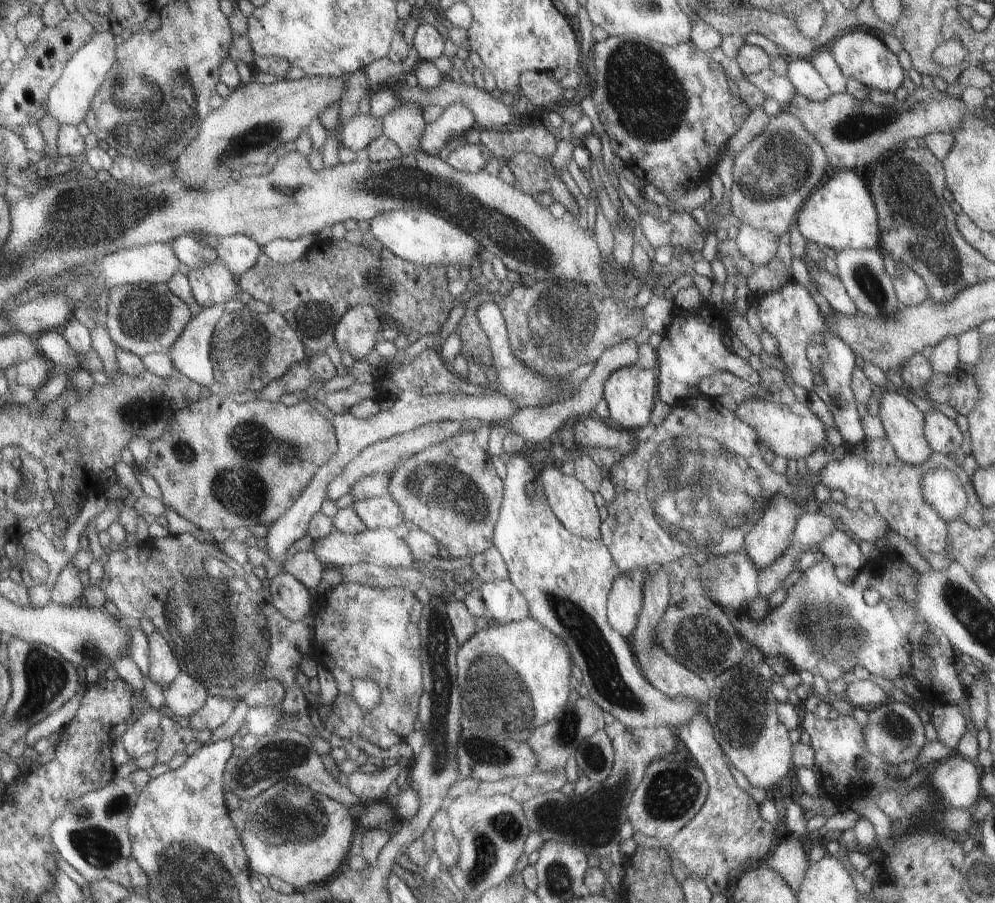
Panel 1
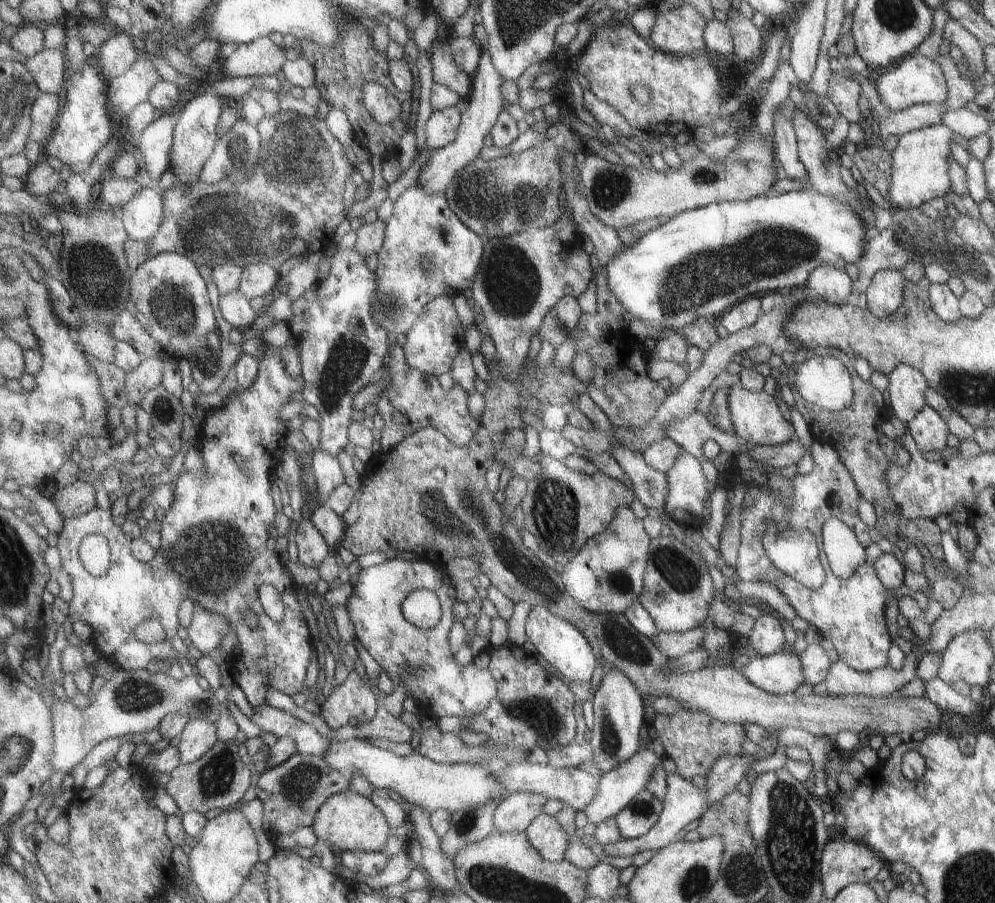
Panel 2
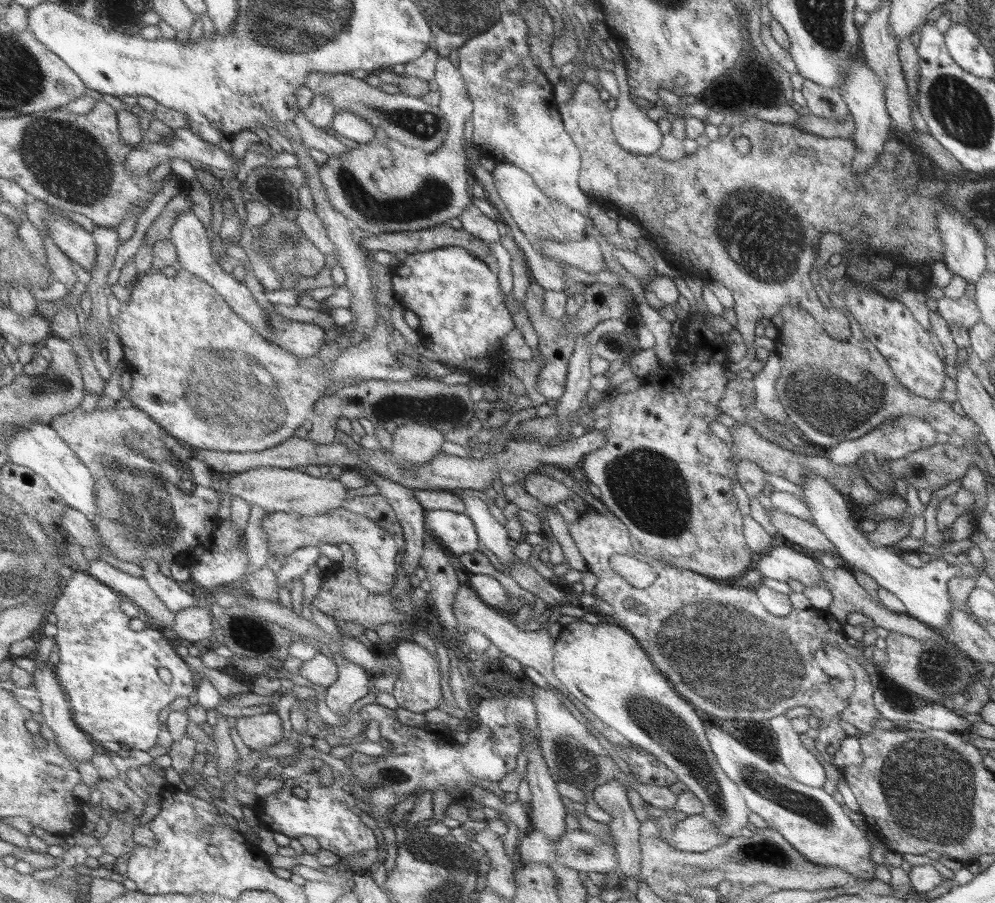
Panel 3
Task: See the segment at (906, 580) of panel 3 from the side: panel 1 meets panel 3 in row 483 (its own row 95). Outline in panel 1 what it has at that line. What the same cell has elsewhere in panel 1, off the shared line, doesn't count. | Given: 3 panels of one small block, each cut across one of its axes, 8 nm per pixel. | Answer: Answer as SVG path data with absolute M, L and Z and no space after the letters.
M792 58L788 61L785 77L794 88L794 92L808 98L809 100L819 102L831 96L829 88L808 59Z

